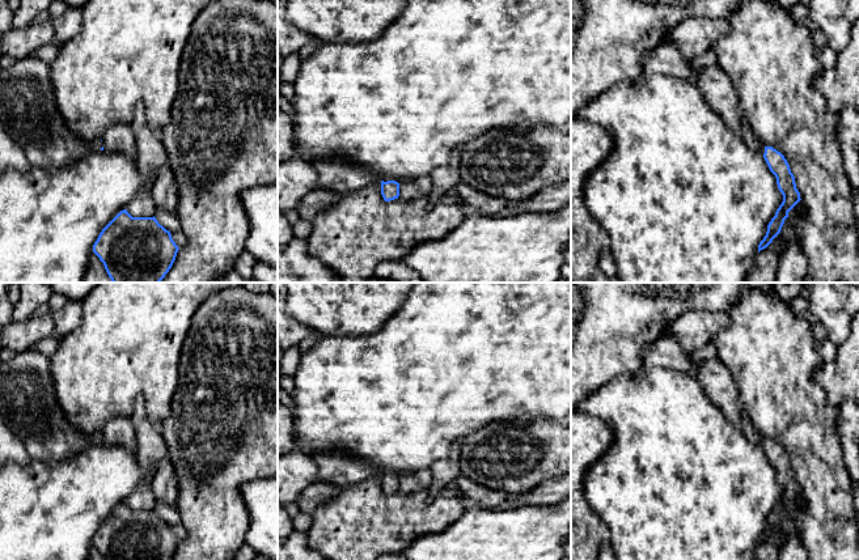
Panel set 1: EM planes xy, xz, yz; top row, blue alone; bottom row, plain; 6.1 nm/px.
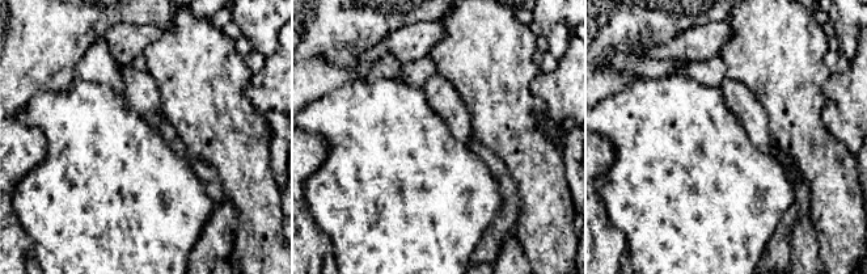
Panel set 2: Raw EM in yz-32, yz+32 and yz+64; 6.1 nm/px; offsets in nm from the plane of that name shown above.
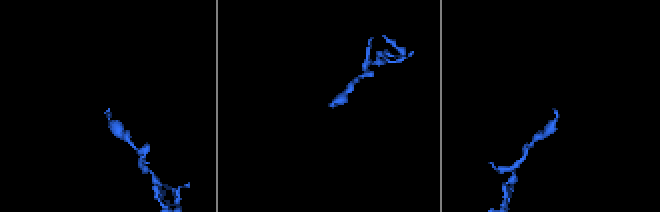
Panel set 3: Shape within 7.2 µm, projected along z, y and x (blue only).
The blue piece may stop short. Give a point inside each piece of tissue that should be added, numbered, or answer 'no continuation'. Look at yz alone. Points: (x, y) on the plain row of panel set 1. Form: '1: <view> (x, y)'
1: yz (750, 433)

